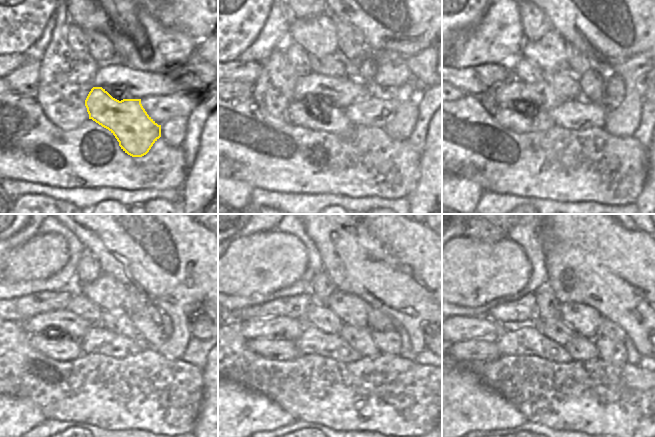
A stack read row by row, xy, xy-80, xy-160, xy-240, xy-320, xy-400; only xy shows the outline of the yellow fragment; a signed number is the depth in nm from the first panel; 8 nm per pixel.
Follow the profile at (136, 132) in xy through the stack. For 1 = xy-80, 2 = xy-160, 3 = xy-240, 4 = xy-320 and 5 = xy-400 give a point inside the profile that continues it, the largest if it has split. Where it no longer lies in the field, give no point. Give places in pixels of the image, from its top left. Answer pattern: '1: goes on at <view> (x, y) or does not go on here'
1: goes on at xy-80 (333, 119)
2: goes on at xy-160 (522, 119)
3: goes on at xy-240 (60, 349)
4: goes on at xy-320 (276, 349)
5: goes on at xy-400 (476, 349)

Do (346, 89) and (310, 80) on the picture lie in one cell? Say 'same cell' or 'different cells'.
same cell

